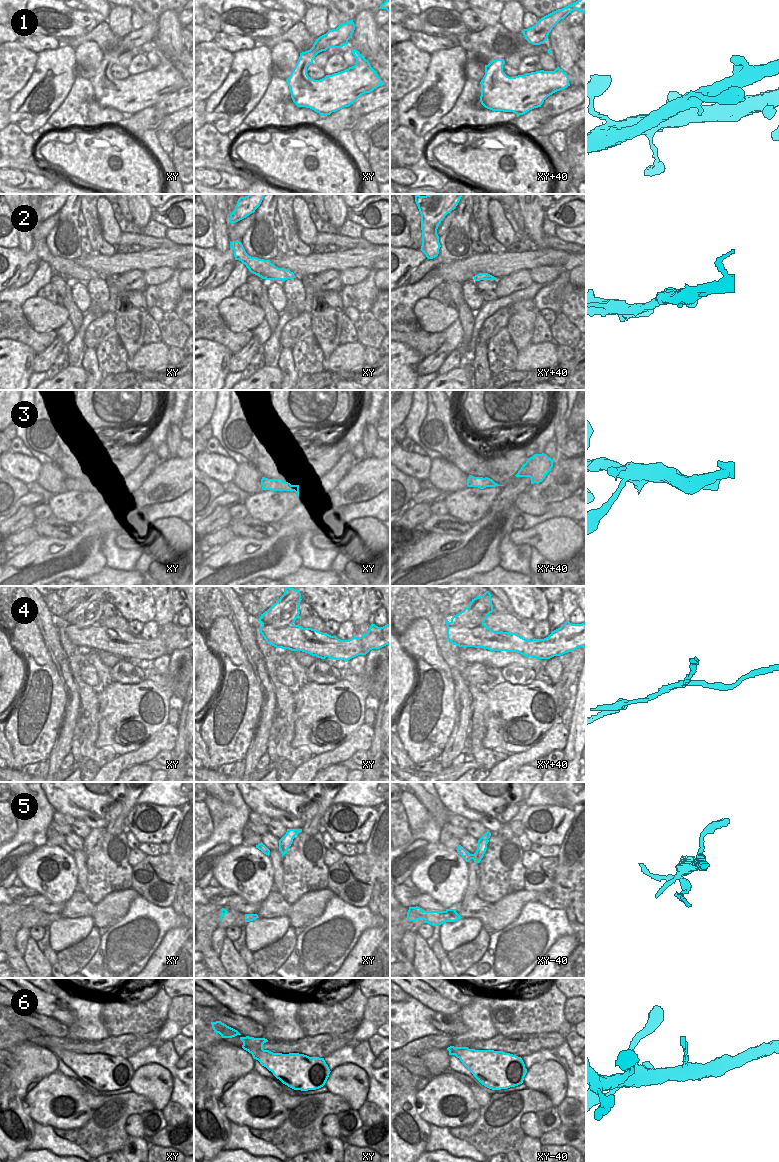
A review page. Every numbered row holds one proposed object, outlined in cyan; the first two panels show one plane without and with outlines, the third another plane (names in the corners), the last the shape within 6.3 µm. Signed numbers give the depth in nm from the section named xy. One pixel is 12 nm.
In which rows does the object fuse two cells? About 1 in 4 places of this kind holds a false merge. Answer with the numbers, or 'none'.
4, 5

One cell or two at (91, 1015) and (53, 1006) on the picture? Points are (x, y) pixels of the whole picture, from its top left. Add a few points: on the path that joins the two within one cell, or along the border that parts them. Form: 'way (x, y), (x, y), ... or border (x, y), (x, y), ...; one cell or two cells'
way (82, 1015), (62, 1010); one cell

